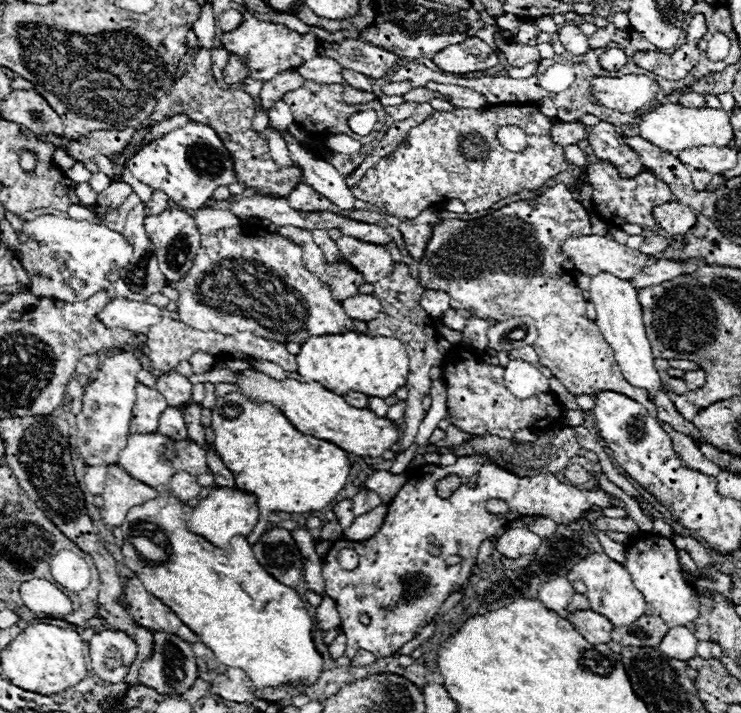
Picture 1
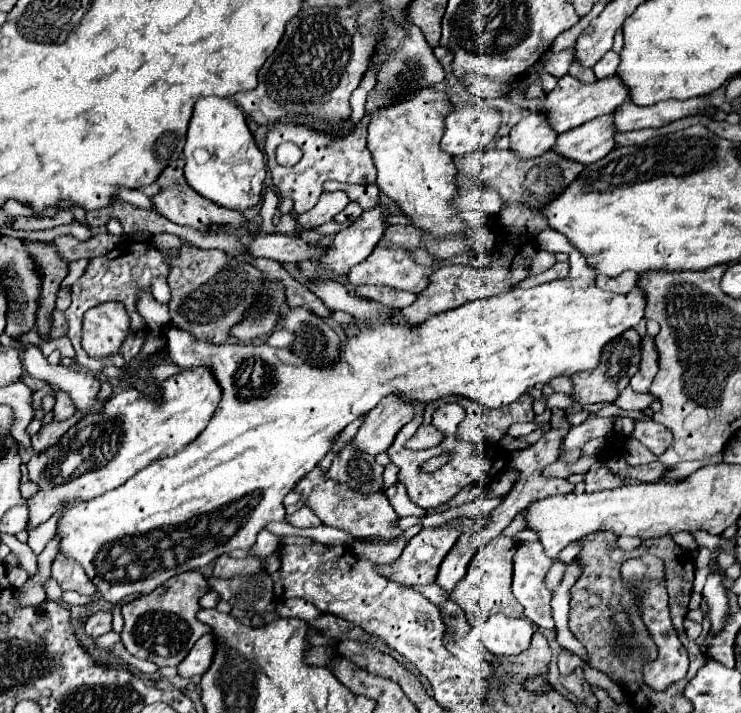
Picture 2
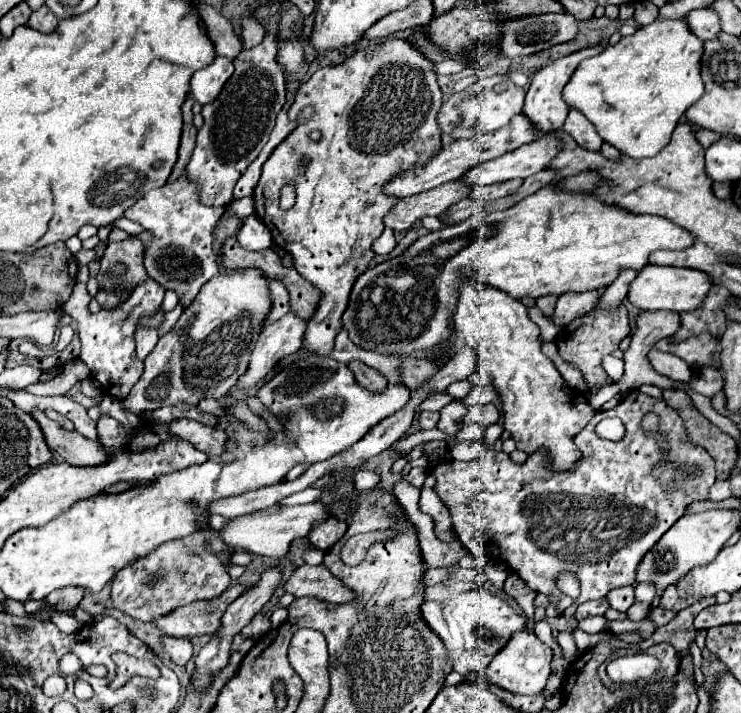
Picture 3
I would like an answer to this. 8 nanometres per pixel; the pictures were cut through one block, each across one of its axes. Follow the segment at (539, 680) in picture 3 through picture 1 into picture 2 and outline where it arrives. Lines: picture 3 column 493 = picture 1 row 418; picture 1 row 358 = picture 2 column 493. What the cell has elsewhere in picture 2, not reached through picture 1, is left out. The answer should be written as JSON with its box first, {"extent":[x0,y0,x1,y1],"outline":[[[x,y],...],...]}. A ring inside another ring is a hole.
{"extent":[480,614,534,656],"outline":[[[494,614],[480,628],[482,646],[496,656],[516,656],[530,646],[534,634],[530,620],[526,618],[506,618],[504,614]]]}

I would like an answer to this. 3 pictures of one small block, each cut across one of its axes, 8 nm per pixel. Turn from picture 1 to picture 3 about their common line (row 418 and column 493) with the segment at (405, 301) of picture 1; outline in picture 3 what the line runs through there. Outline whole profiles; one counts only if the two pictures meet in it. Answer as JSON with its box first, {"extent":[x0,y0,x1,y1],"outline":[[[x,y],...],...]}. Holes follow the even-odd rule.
{"extent":[468,404,500,424],"outline":[[[476,404],[468,408],[468,420],[478,422],[478,424],[494,424],[500,418],[500,410],[496,404]]]}

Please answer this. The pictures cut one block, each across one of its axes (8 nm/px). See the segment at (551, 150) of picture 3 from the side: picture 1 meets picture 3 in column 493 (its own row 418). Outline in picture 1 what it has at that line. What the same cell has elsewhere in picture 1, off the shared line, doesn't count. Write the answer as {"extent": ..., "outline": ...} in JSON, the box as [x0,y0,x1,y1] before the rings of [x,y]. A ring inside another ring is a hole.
{"extent":[158,406,188,440],"outline":[[[168,406],[160,416],[158,432],[168,436],[168,438],[172,438],[172,440],[186,440],[188,438],[188,430],[186,430],[186,422],[184,422],[182,412],[178,408]]]}

